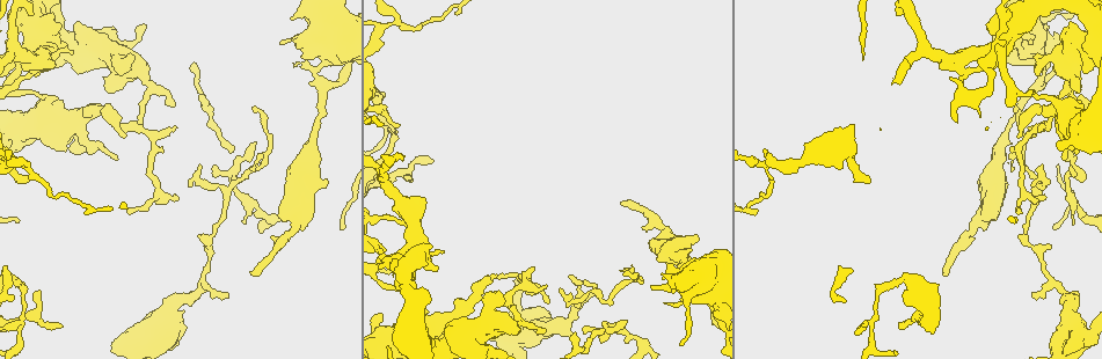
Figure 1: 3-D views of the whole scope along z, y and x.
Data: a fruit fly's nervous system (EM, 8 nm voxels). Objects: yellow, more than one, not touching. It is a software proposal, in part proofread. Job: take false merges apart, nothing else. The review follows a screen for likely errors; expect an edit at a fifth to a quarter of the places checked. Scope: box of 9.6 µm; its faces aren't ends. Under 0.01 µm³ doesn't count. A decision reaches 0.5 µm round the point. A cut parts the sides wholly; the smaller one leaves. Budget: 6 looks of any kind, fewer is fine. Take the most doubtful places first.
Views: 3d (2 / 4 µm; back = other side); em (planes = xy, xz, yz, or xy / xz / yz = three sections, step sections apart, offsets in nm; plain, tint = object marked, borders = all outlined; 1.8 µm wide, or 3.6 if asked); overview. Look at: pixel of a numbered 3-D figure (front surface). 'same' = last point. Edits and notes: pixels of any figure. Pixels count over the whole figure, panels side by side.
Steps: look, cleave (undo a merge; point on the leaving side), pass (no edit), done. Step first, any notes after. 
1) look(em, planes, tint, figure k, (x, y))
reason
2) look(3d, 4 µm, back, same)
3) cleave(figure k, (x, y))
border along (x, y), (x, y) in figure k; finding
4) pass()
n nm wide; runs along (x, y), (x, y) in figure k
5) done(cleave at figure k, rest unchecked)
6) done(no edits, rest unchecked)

look(em, planes, tint, figure 1, (23, 321))
branch point

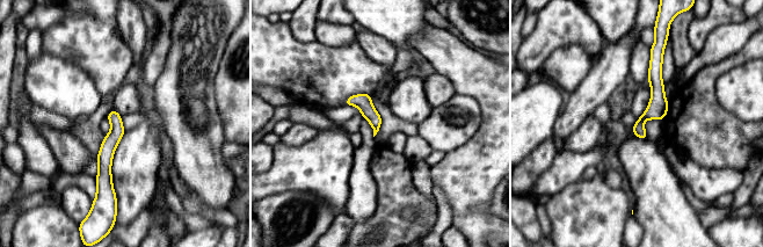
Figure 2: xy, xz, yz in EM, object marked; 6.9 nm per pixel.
pass()
100 nm wide; all the same cell

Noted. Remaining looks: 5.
look(em, xy, step 16, tint, figure 1, (1048, 96))
calibre changes

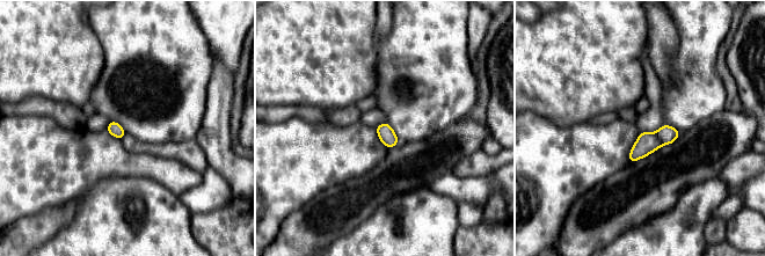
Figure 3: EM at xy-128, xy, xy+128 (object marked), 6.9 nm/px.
cleave(figure 3, (647, 143))
90 nm wide; border along (654, 133), (662, 144) in figure 3; a second cell is stuck on

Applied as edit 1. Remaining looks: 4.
look(overview)

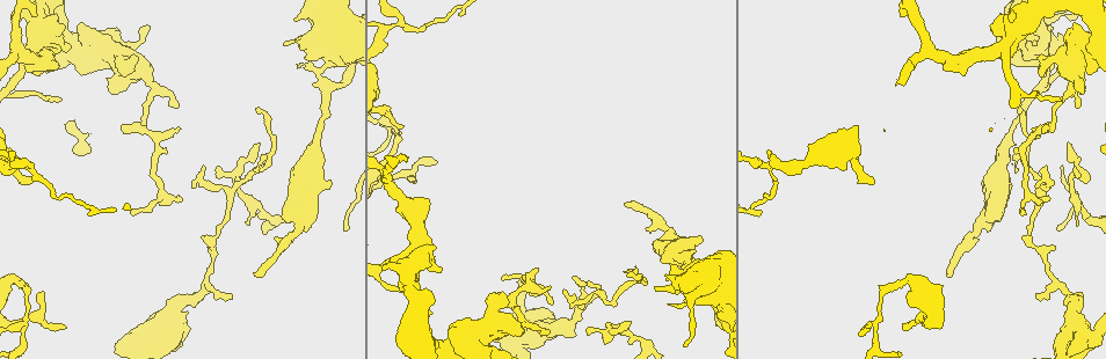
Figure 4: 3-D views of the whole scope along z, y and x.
look(3d, 4 µm, figure 4, (526, 339))
sudden change in width

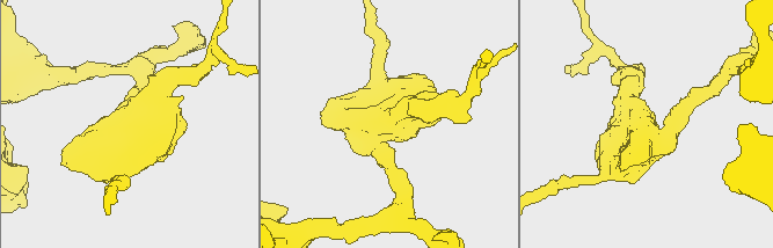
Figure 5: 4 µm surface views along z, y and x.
look(em, 3.6 µm, yz, step 16, tint, figure 5, (384, 128))
now the EM

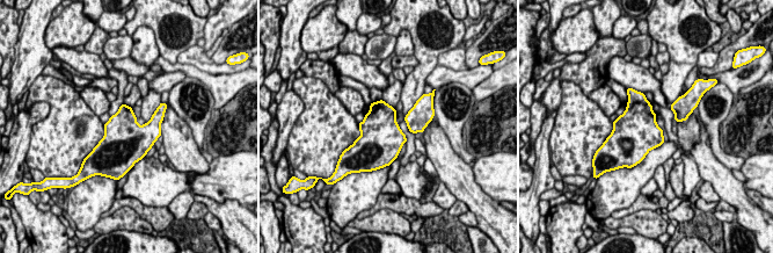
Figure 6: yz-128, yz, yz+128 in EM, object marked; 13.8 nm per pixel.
look(em, 3.6 µm, planes, tint, same)

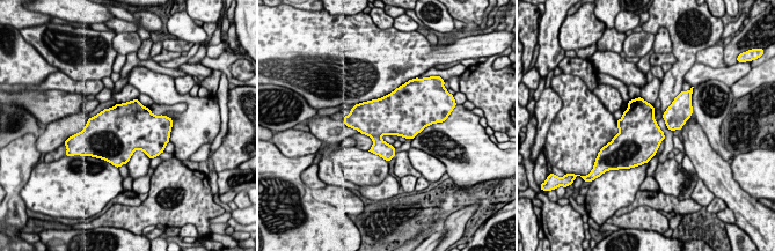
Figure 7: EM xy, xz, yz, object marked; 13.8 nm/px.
pass()
continuous, no second cell

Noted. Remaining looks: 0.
done(cleave at figure 3, rest unchecked)

